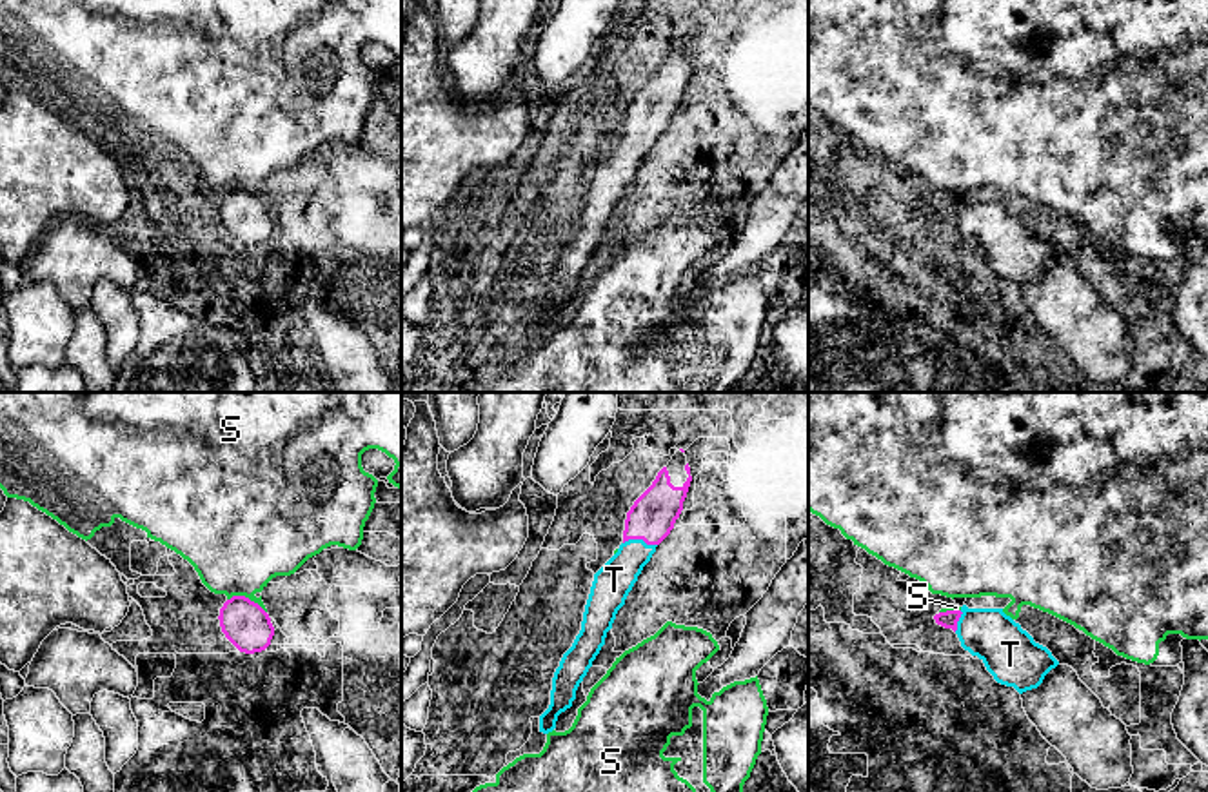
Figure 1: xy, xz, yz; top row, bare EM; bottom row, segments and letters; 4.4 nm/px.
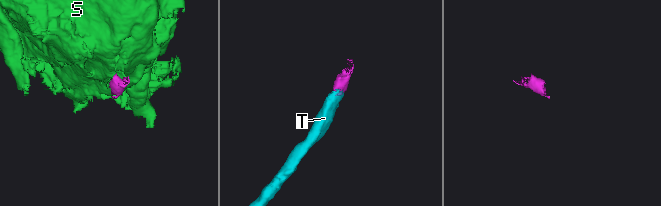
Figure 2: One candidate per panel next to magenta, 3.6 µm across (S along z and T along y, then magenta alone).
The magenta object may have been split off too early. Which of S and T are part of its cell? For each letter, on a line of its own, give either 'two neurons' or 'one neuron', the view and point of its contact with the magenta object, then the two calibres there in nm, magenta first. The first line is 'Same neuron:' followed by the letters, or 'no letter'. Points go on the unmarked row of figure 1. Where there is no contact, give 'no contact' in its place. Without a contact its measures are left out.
Same neuron: T
S: two neurons; contact xy (247, 191); calibres 200 and 440 nm
T: one neuron; contact xz (640, 131); calibres 200 and 170 nm

